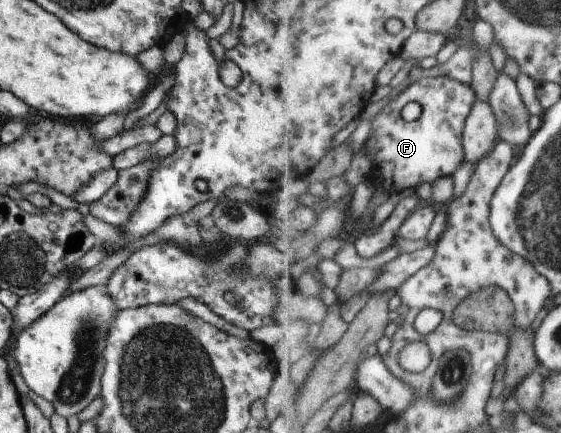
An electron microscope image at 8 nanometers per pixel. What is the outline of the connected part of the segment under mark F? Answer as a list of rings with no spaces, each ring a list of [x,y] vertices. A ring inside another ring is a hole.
[[[436,76],[419,79],[417,82],[408,85],[396,95],[383,109],[380,110],[372,121],[372,129],[365,141],[365,146],[374,157],[374,169],[366,177],[374,187],[380,187],[389,194],[401,193],[406,189],[416,189],[422,183],[433,183],[441,177],[448,177],[462,165],[466,160],[465,156],[465,123],[473,111],[477,93],[470,84],[462,83],[461,80],[450,76]],[[408,103],[418,103],[421,106],[421,115],[413,122],[404,121],[402,109]]]

